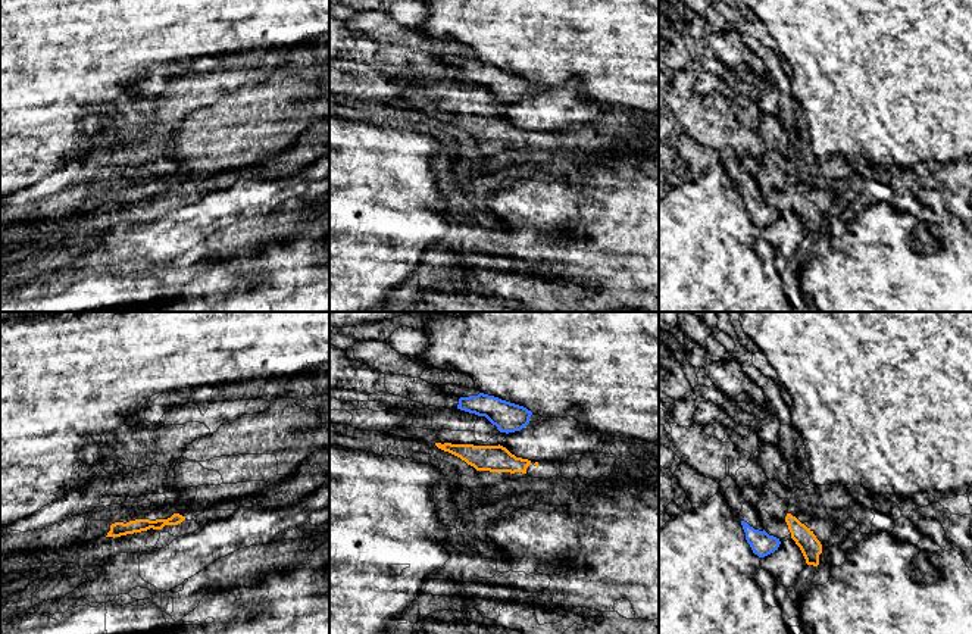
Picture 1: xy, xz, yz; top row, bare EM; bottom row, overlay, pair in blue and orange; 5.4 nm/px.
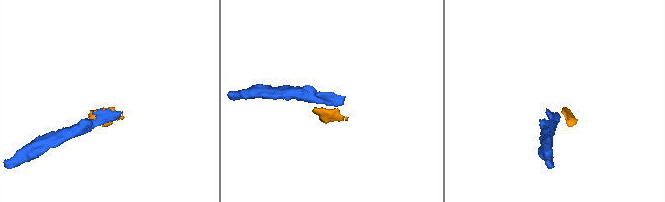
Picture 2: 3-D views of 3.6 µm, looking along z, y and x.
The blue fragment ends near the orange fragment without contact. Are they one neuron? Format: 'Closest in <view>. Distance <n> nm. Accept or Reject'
Closest in yz. Distance 70 nm. Reject

